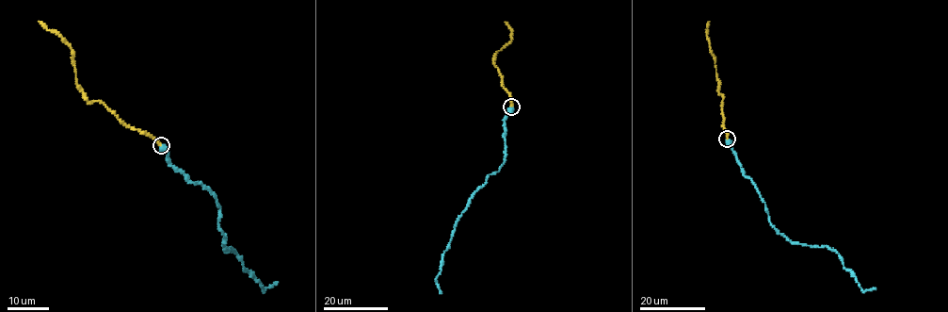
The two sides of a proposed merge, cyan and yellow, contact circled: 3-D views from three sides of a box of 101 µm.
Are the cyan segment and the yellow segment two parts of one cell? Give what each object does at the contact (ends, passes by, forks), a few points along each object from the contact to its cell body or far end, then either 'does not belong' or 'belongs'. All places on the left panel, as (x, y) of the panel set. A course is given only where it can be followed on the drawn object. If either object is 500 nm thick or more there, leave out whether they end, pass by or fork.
cyan via (160, 145), (170, 164), (214, 194), (225, 250), (233, 249), (265, 292), (277, 281) | yellow via (160, 145), (157, 140), (131, 127), (101, 102), (88, 101), (77, 85), (70, 44), (39, 21) | belongs

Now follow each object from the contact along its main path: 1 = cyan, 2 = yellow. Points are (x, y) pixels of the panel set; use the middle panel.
1: (511, 106), (504, 121), (505, 160), (498, 171), (487, 175), (458, 217), (436, 279), (441, 293)
2: (511, 106), (508, 92), (504, 89), (493, 61), (495, 54), (512, 40), (505, 22)

